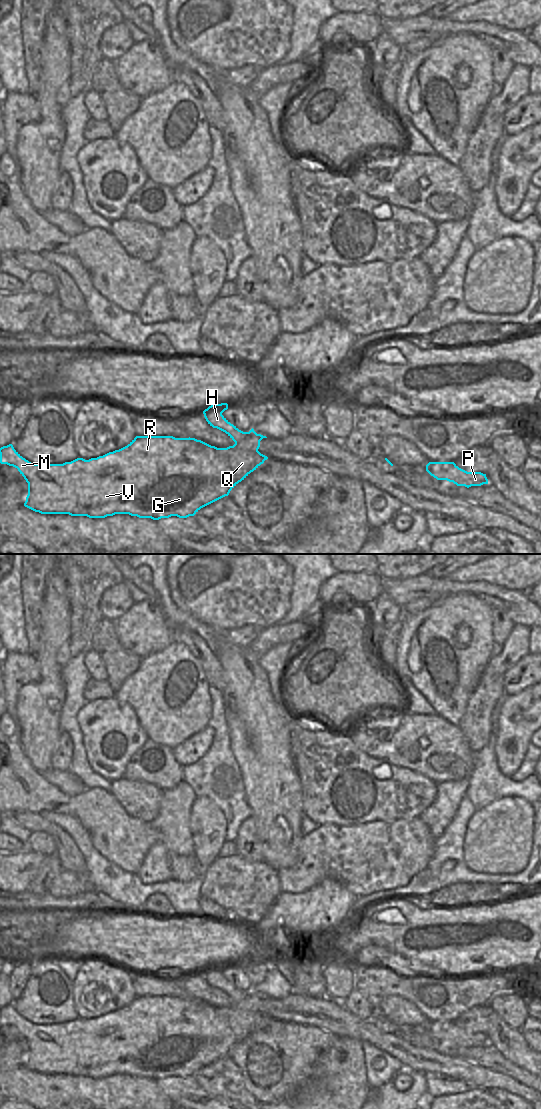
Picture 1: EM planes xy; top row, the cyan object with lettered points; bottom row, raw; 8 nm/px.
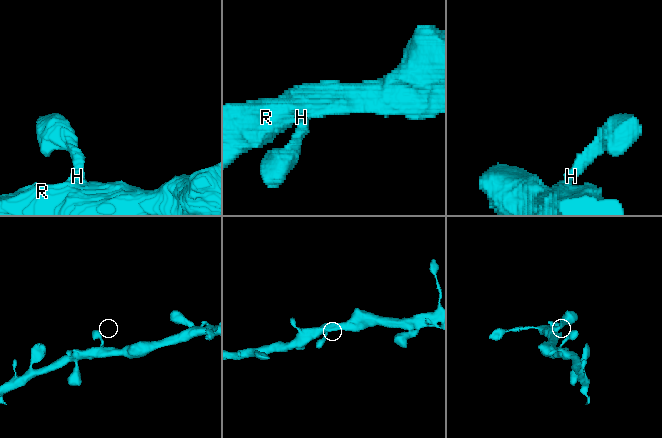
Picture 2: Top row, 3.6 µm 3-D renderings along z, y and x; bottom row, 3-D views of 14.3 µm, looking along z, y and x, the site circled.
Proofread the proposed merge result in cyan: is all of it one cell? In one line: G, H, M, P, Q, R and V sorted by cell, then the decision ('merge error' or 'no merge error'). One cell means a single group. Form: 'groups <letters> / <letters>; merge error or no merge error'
groups G H M P Q R V; no merge error

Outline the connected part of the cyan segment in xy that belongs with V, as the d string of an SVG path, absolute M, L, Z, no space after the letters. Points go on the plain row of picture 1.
M221 963L213 964L203 971L210 986L225 992L235 1002L227 1008L217 1008L190 997L136 996L127 1006L97 1018L77 1018L63 1024L33 1024L9 1004L0 1008L0 1023L18 1029L28 1043L28 1055L24 1066L41 1074L69 1074L89 1078L129 1074L153 1080L171 1076L187 1078L194 1076L201 1068L228 1056L239 1042L268 1019L258 1011L260 1001L267 997L257 994L253 988L249 992L239 990L222 975L227 969L228 964Z

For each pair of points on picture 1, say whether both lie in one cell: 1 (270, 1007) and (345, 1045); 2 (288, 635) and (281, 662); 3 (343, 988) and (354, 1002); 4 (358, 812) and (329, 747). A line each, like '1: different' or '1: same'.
1: different
2: different
3: different
4: same

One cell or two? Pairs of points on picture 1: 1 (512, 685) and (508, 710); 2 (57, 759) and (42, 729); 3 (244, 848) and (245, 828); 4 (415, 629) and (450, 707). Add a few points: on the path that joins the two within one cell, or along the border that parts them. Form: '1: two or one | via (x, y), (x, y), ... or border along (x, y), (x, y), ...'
1: two | border along (530, 685), (512, 695), (506, 696)
2: two | border along (60, 732), (58, 744), (52, 755), (49, 767)
3: one | via (244, 843), (245, 833)
4: one | via (436, 644), (449, 657), (449, 686)

